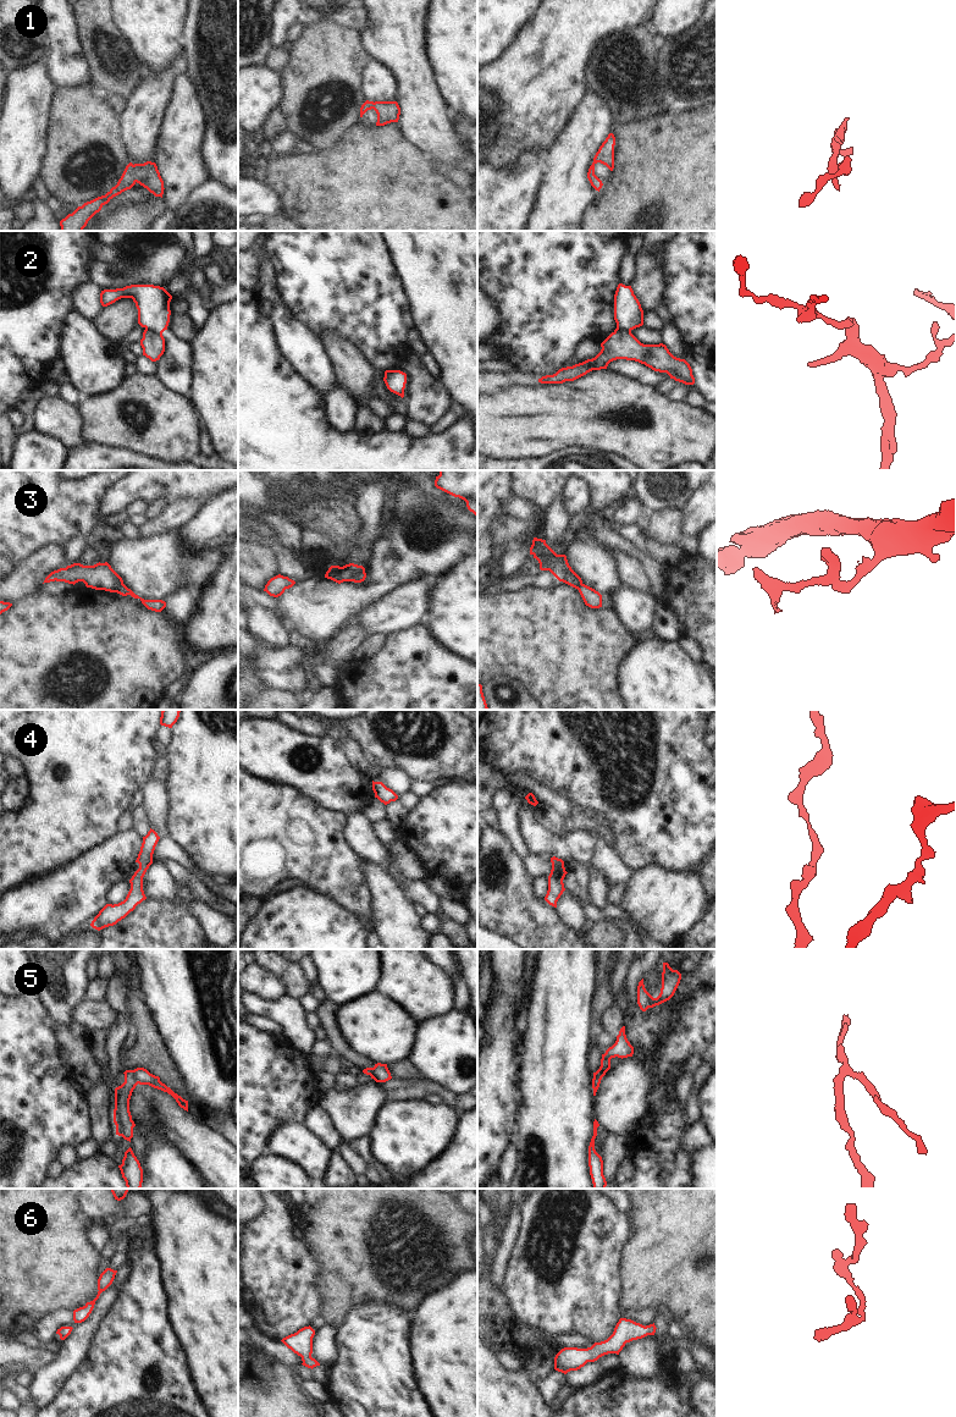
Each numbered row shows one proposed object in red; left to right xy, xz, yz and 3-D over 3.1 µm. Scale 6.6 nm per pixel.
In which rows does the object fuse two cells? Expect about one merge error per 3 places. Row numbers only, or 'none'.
2, 3, 5

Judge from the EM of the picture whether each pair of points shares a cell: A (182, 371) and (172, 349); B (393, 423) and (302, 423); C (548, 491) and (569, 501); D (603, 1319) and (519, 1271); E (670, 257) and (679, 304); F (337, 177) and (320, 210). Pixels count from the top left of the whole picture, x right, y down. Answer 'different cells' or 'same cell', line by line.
A: same cell
B: different cells
C: different cells
D: same cell
E: same cell
F: same cell

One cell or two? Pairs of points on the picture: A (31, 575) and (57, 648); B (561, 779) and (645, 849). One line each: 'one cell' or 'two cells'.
A: two cells
B: one cell

